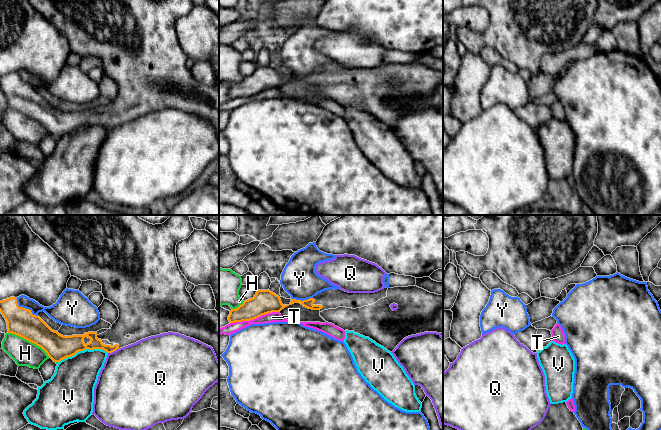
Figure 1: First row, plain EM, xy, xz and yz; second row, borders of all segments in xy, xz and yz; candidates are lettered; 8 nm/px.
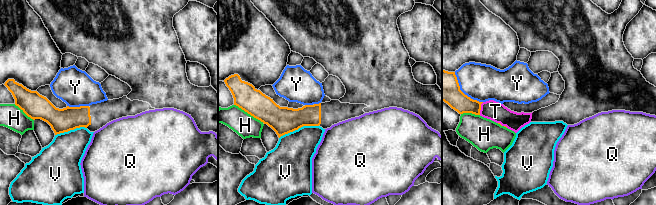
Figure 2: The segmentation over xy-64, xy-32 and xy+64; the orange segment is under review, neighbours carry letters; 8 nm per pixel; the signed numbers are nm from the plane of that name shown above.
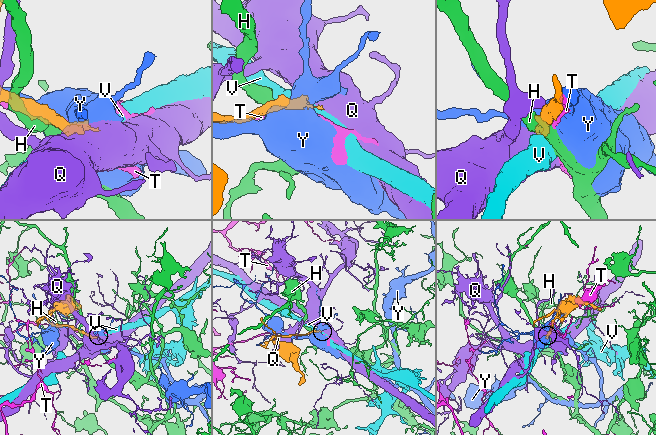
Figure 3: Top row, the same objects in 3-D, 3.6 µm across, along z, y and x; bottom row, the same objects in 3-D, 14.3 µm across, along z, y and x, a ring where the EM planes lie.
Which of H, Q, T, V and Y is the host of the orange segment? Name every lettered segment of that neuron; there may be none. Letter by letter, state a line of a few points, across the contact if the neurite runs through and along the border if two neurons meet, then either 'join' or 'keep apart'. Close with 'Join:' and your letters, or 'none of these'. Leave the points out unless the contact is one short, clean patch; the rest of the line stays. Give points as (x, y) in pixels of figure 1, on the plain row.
H: line xy (8, 108), (17, 110), (35, 119), (50, 133); keep apart
Q: keep apart
T: keep apart
V: keep apart
Y: keep apart
Join: none of these

